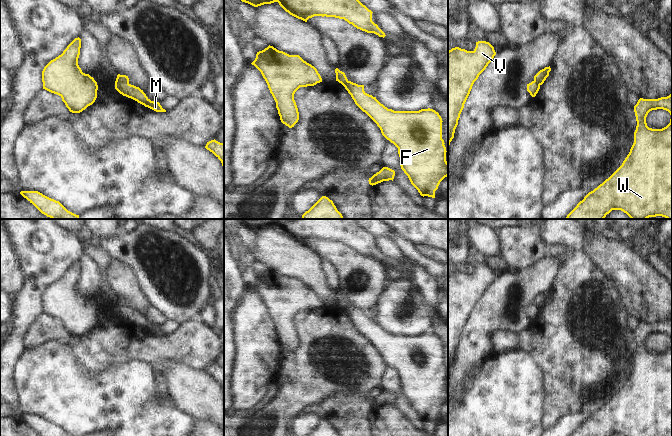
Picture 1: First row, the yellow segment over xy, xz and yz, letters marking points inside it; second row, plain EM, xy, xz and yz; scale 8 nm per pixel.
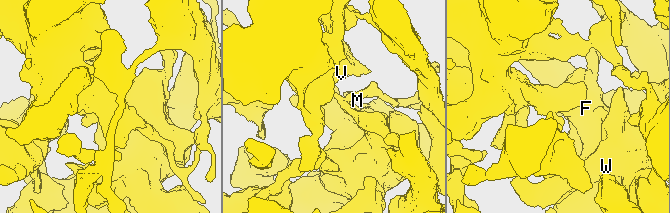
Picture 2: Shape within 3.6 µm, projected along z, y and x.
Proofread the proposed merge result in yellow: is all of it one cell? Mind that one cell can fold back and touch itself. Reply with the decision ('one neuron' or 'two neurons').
two neurons

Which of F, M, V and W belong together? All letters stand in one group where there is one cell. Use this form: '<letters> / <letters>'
F V W / M

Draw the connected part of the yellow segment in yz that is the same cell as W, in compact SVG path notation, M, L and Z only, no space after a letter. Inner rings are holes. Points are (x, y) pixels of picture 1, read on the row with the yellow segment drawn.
M672 93L658 99L640 98L634 106L637 126L634 143L622 165L602 184L589 192L582 201L563 219L604 219L612 210L621 210L631 219L648 219L662 216L672 219ZM663 109L670 113L670 123L662 129L647 126L646 117L652 110Z

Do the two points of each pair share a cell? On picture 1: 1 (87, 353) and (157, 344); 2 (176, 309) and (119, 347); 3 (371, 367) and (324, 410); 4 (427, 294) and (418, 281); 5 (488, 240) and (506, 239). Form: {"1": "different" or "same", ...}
{"1": "same", "2": "different", "3": "different", "4": "same", "5": "different"}

